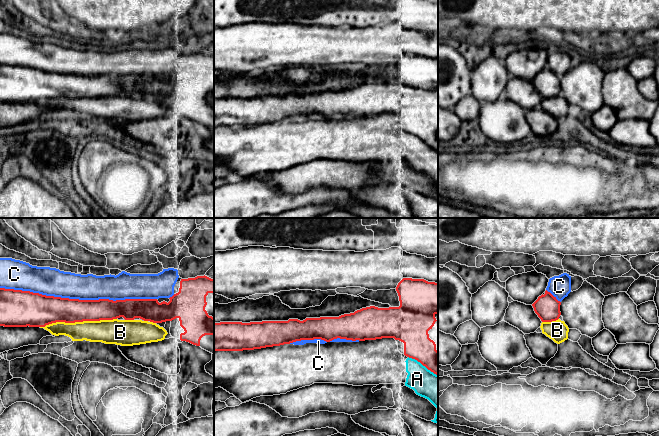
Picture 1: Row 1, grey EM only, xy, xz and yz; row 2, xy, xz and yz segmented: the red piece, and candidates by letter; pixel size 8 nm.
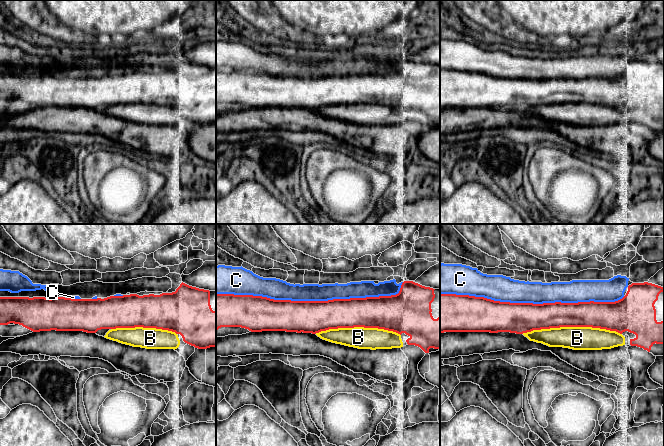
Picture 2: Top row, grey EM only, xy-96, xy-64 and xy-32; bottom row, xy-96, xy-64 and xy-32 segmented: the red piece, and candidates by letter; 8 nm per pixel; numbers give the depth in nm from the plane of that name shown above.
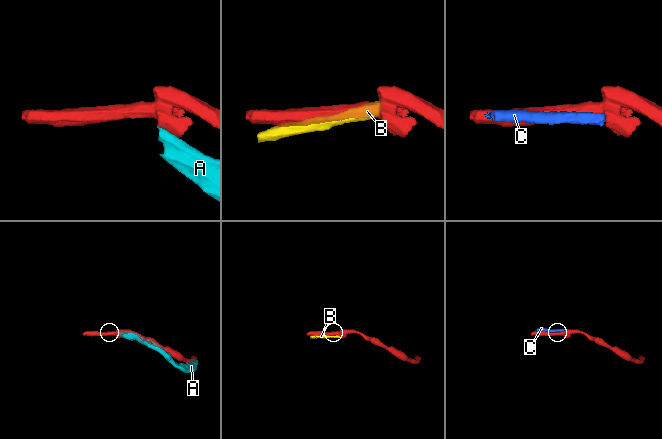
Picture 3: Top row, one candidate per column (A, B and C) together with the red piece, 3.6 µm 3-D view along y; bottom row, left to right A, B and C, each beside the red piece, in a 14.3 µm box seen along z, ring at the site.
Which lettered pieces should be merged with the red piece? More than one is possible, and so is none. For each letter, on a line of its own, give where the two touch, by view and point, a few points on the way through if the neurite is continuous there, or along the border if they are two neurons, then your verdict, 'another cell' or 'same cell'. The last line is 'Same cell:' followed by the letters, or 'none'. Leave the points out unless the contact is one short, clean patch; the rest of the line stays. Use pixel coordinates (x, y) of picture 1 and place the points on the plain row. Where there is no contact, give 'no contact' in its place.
A: contact xz (423, 141); border xz (408, 132), (416, 135), (437, 151); another cell
B: contact xy (78, 97); another cell
C: contact xy (78, 75); another cell
Same cell: none

